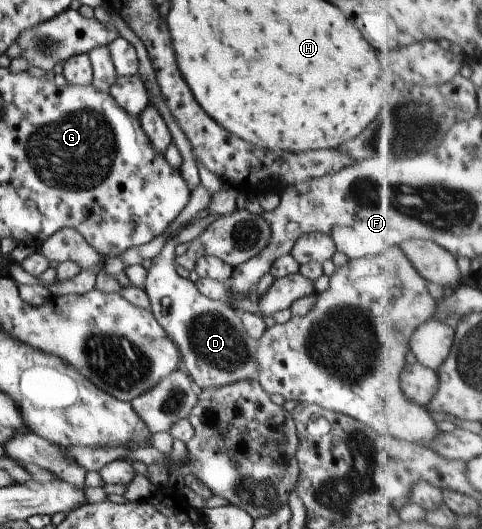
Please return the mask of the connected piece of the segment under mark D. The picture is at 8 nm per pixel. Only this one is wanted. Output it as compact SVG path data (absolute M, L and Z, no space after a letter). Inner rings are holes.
M209 214L189 224L177 237L165 243L162 252L153 259L153 265L147 270L144 292L149 298L149 310L166 331L166 334L178 345L182 355L182 366L193 380L197 390L217 389L243 380L257 379L255 361L257 341L251 338L242 326L240 312L232 310L225 301L212 300L202 295L190 279L183 279L176 272L175 248L188 243L202 234L216 219L224 214Z

